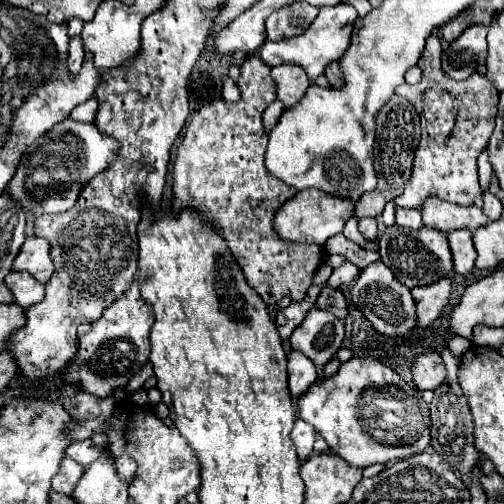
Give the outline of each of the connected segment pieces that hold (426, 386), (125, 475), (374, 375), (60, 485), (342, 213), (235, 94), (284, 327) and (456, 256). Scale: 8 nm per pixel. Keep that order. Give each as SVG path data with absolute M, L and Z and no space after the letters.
M436 352L416 356L412 366L412 378L418 390L436 390L446 380L446 368Z
M130 456L116 458L116 468L118 468L118 474L120 474L122 480L126 480L126 482L134 480L134 476L136 476L136 462Z
M354 356L334 376L316 380L308 394L300 396L298 416L316 428L334 454L358 468L396 462L424 452L430 444L430 410L422 394L372 356Z
M62 458L60 472L52 480L52 490L72 498L72 492L74 492L74 488L76 488L76 484L78 484L78 480L80 480L82 474L84 474L84 468L80 472L80 464L76 464L70 458Z
M316 188L300 190L294 198L290 198L286 204L282 204L274 218L276 234L288 242L314 242L324 244L330 236L340 234L346 220L354 214L354 204L348 200L344 202L338 196L320 192Z
M226 76L226 78L224 78L222 96L224 96L228 102L236 102L236 100L240 100L240 90L238 90L236 82L234 82L234 80L230 80L230 76Z
M314 284L314 286L310 288L310 292L308 292L308 298L306 298L302 304L290 304L288 308L284 308L284 310L278 312L276 326L278 326L278 334L280 334L282 340L290 338L290 334L292 334L292 330L298 326L298 322L304 320L306 312L314 306L316 296L320 294L320 288L322 288L322 286Z
M454 230L454 232L448 232L446 236L450 242L450 250L452 250L454 272L466 276L474 268L474 260L476 260L476 250L472 244L472 232Z

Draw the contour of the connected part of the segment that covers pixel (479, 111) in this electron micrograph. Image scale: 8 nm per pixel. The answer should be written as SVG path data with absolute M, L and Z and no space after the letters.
M474 72L462 82L446 76L442 88L434 88L420 80L416 86L404 84L396 92L408 98L418 110L422 136L414 154L412 178L404 194L398 196L394 204L400 208L422 208L424 200L430 196L438 196L440 200L460 206L474 204L476 196L482 196L482 188L478 184L478 156L488 146L500 96L496 88L492 88L492 82Z

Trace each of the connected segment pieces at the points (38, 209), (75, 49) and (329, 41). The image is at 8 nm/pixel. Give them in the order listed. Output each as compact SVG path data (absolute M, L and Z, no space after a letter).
M68 118L56 124L56 128L46 132L24 152L6 194L12 196L12 200L16 200L24 212L30 212L32 216L68 212L74 208L80 188L84 188L92 176L108 168L108 164L118 156L118 148L118 140L100 134L94 124Z
M74 36L74 38L70 38L70 56L68 56L68 70L70 70L72 74L80 72L82 60L84 60L84 46L82 46L82 40L80 40L80 36Z
M336 4L336 6L324 6L320 10L320 14L316 16L316 20L312 22L312 26L294 38L284 38L280 42L270 42L266 40L258 54L260 58L268 64L268 66L280 66L280 64L298 64L300 68L304 68L304 72L308 74L310 80L314 80L316 76L324 74L326 66L334 60L342 60L344 52L348 50L350 44L350 36L352 36L352 28L354 28L354 20L356 20L356 10L350 4Z

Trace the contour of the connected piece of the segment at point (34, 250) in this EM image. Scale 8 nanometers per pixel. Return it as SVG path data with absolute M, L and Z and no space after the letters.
M28 236L22 244L20 254L14 260L14 270L26 270L36 280L46 284L54 272L54 262L50 258L50 242L38 236Z

